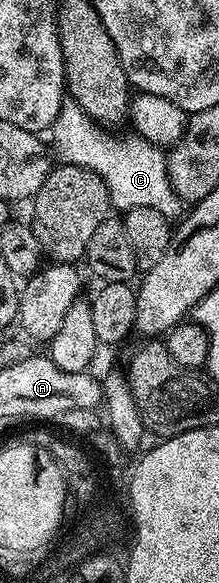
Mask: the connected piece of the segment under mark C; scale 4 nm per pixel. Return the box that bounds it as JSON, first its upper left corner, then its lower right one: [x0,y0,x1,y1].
[50,101,182,221]

